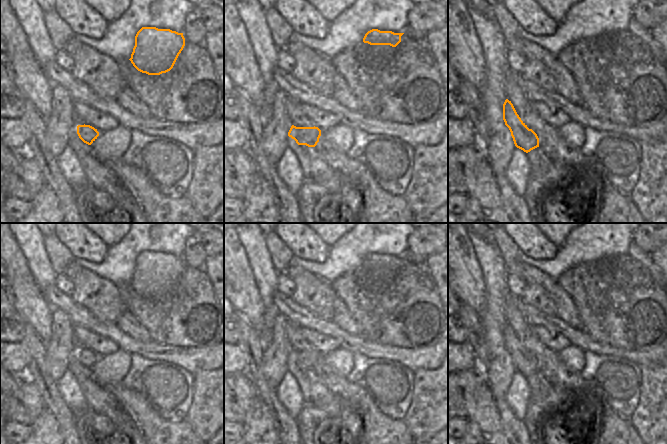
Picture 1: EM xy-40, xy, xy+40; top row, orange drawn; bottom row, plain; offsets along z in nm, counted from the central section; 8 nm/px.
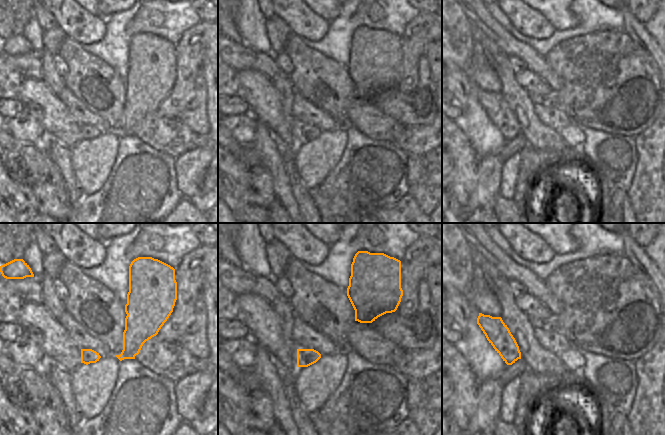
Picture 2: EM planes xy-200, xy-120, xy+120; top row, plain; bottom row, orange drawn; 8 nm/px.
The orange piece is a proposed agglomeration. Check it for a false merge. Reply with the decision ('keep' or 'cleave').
cleave

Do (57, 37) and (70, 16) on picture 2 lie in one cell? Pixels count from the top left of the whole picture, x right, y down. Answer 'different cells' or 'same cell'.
different cells

